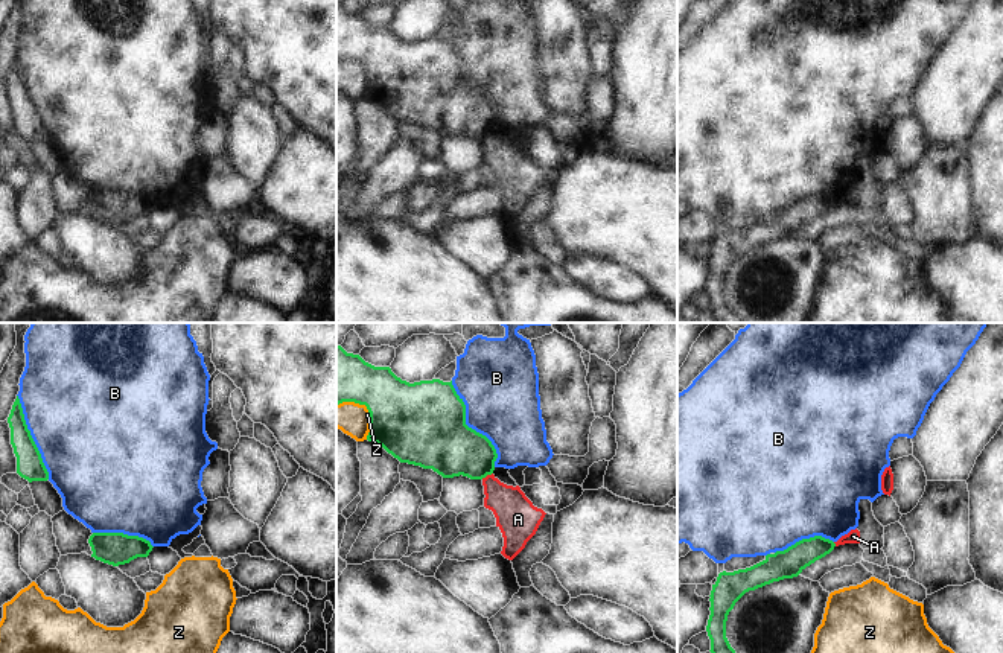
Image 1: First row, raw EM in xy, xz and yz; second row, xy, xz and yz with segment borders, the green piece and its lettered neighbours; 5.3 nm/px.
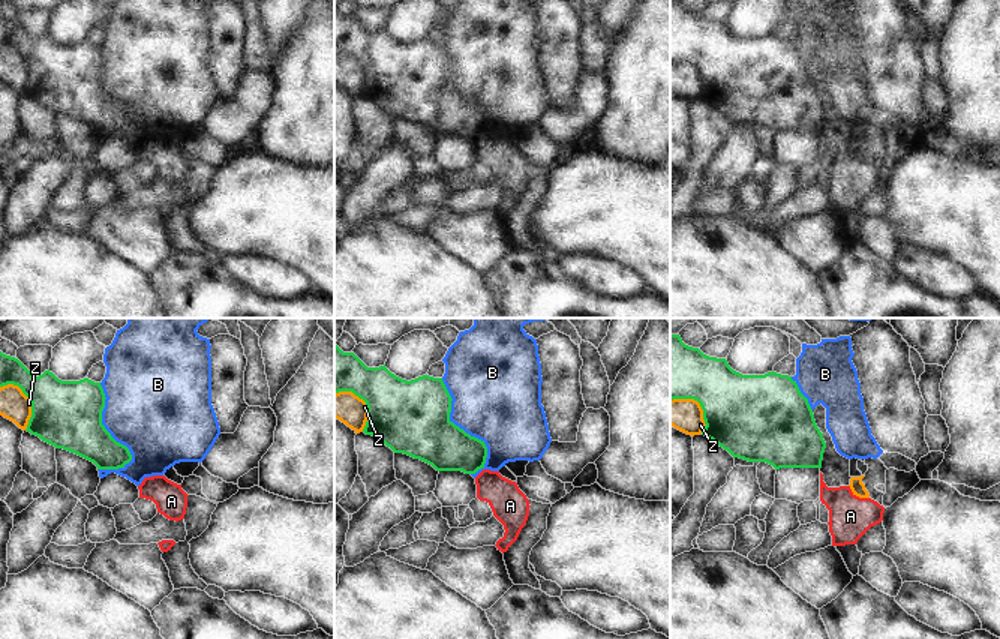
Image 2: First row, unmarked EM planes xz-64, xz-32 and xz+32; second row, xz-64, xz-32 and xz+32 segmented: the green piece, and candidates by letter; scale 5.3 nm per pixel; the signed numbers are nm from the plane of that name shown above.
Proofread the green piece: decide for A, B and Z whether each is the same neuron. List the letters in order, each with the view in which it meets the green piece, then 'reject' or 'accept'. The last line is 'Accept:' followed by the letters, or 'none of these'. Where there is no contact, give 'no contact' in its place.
A: contact in xz; reject
B: contact in xz; reject
Z: contact in xz; reject
Accept: none of these

